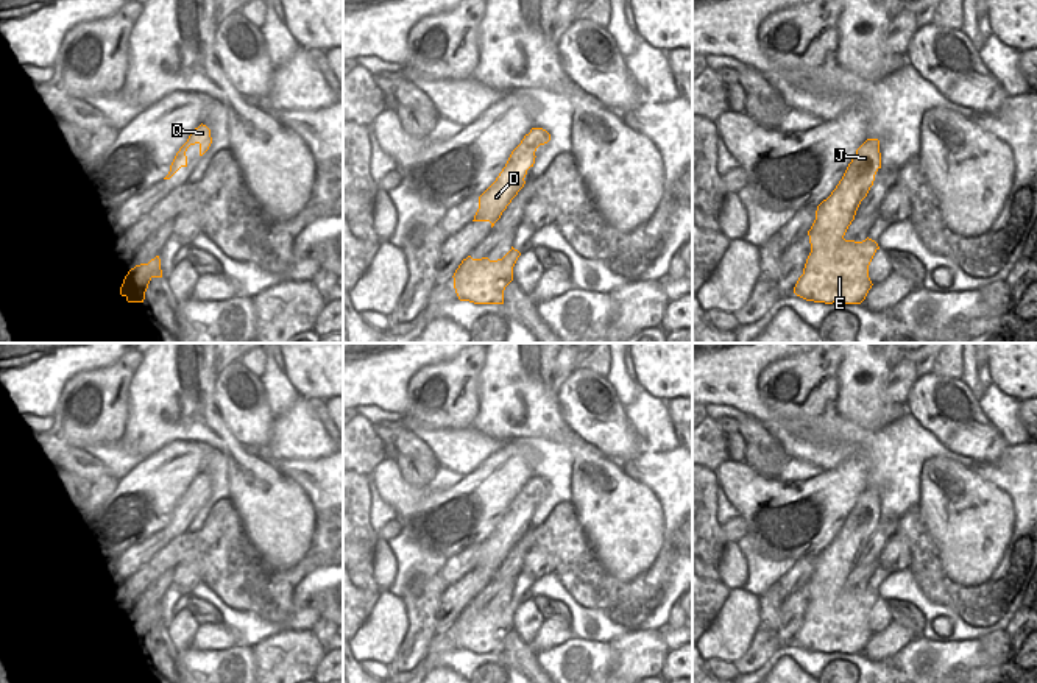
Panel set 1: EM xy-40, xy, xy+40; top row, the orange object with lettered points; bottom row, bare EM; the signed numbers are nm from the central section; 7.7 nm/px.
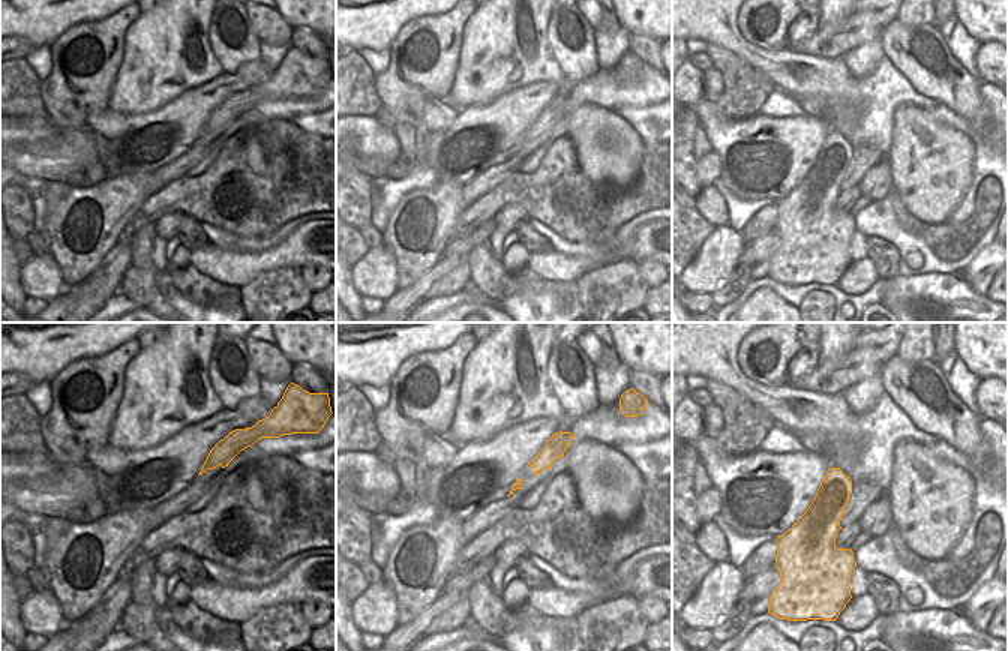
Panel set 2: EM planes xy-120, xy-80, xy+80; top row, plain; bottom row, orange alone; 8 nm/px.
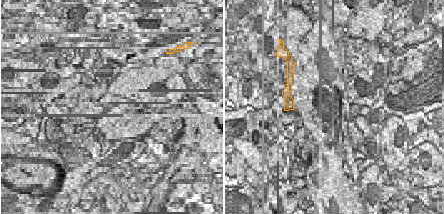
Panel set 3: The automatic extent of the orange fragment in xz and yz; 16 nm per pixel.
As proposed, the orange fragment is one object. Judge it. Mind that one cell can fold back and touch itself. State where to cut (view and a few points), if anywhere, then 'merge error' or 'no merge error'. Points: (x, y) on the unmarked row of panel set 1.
cut none; no merge error

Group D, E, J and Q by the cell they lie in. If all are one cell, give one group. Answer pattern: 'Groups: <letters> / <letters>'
Groups: D E J Q.

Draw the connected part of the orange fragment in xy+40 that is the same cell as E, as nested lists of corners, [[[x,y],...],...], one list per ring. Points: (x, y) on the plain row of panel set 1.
[[[867,488],[856,499],[836,538],[817,555],[816,569],[808,580],[811,602],[794,636],[797,646],[825,653],[861,653],[865,649],[873,635],[869,614],[880,596],[869,586],[855,591],[844,585],[880,518],[880,490]]]

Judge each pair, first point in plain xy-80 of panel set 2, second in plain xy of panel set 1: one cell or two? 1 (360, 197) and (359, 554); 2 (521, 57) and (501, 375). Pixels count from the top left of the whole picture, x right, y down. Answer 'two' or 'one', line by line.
1: one
2: one

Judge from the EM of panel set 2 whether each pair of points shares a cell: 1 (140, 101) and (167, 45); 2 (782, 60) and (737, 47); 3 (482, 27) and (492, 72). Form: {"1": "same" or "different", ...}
{"1": "same", "2": "same", "3": "same"}

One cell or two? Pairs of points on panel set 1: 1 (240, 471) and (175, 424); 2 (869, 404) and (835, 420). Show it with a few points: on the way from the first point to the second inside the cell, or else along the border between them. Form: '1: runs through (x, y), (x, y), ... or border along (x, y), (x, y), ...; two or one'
1: runs through (234, 452), (206, 424), (194, 424); one
2: border along (835, 406), (845, 420); two

